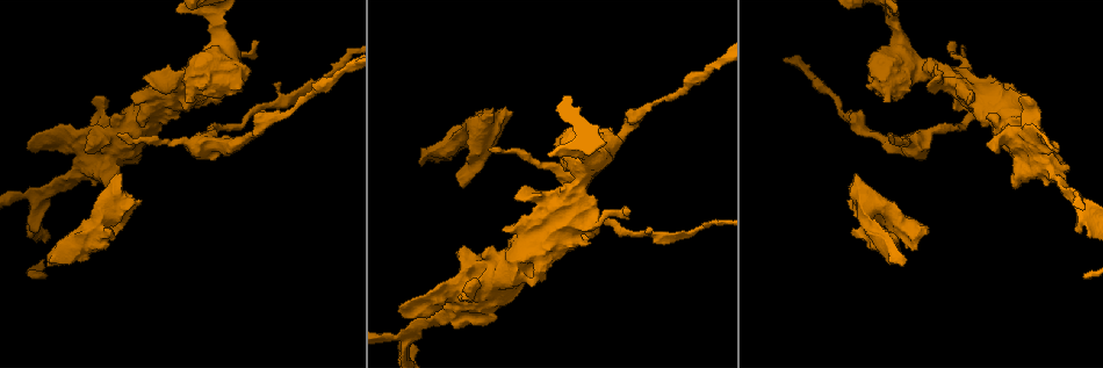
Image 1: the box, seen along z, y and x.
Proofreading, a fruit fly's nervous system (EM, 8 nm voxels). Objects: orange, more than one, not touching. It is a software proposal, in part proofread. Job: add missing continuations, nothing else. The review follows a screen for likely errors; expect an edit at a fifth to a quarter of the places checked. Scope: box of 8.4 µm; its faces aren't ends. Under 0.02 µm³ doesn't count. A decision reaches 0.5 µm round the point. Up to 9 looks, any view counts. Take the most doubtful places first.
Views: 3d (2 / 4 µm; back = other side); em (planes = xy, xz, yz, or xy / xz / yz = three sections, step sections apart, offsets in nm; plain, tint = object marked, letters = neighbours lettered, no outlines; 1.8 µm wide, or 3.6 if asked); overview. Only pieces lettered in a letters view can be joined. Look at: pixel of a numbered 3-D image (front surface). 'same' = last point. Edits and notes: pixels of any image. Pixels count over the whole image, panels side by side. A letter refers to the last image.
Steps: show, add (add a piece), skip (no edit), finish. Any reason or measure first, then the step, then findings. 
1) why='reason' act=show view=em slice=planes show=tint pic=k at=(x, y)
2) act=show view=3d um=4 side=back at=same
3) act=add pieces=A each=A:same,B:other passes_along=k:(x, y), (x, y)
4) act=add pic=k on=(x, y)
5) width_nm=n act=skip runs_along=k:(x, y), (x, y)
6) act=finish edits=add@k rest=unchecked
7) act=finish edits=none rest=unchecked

why='an open end' act=show view=3d um=2 pic=1 at=(217, 102)

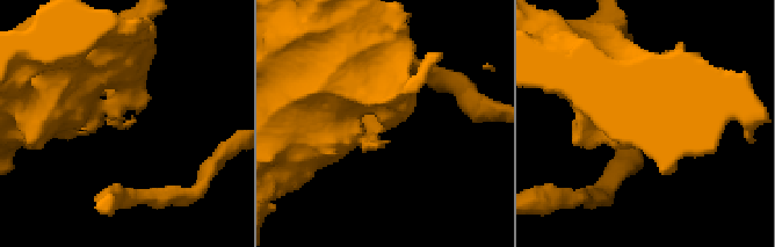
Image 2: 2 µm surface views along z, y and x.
why='need the tissue' act=show view=em slice=planes show=letters pic=2 at=(132, 123)

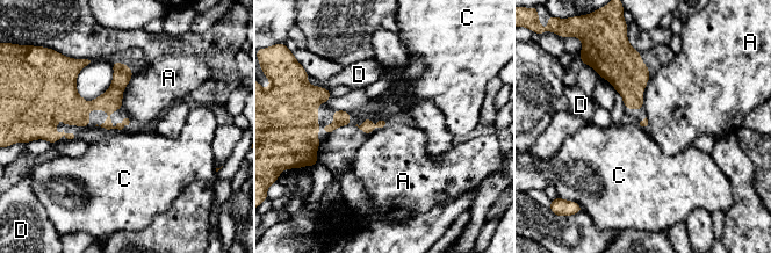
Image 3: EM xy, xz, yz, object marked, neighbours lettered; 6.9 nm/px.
act=skip each=A:other,C:other,D:other border=3:(134, 73), (123, 89), (121, 108) found='no lettered piece goes on from it'

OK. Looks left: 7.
why='thick end' act=show view=em um=3.6 slice=yz step=8 show=letters pic=1 at=(494, 117)

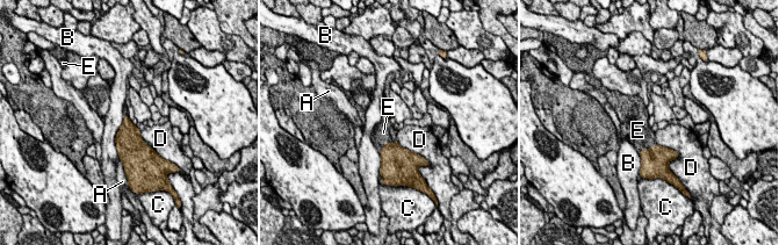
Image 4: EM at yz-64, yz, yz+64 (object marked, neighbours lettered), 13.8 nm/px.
why='another direction' act=show view=em um=3.6 slice=xy step=16 show=letters at=same

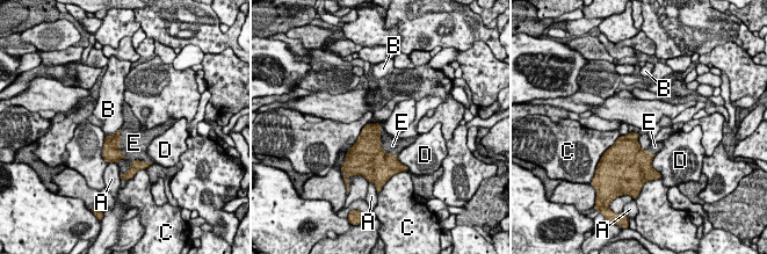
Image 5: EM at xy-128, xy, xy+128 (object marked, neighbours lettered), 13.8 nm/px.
longest_contact=E:460nm act=add pieces=E each=A:other,B:other,C:other,D:other,E:same found='it goes on there'

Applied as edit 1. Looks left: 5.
act=show view=overview

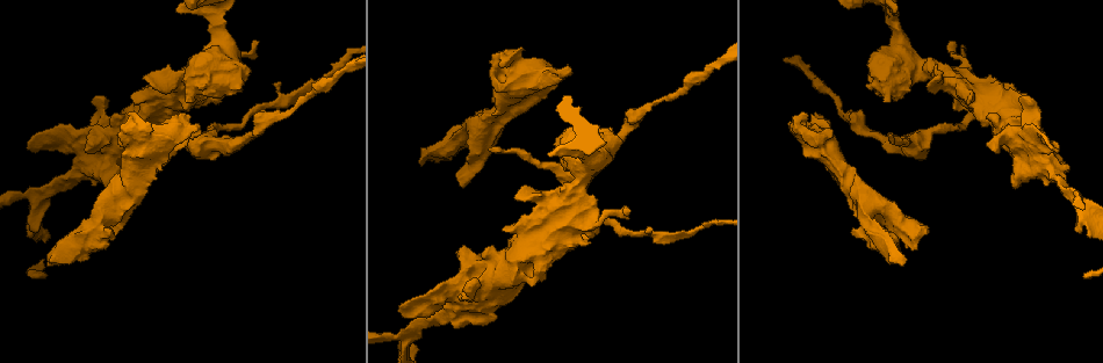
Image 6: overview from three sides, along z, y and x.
why='stops while still wide' act=show view=em slice=planes show=letters pic=6 at=(570, 71)

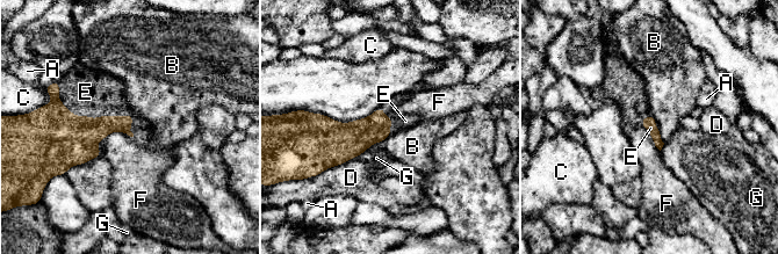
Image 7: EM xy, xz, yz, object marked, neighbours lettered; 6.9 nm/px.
act=add pieces=E each=A:other,B:other,C:other,D:other,E:same,F:other,G:other found='it goes on there'

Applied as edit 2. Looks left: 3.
why='redraw' act=show view=overview

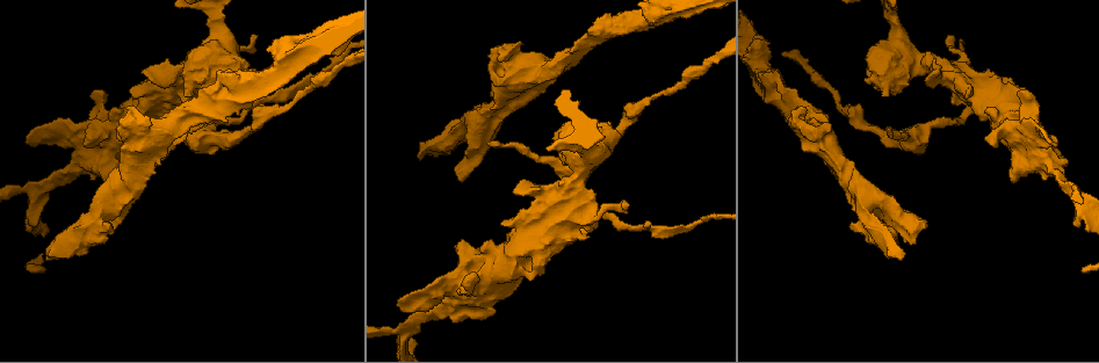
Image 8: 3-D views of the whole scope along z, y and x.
why='branch stops here' act=show view=3d um=4 side=back pic=8 at=(1013, 182)

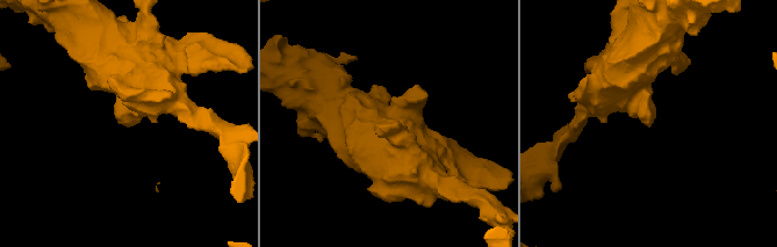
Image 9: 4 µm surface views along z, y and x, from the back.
act=show view=em um=3.6 slice=planes show=letters pic=9 at=(649, 123)

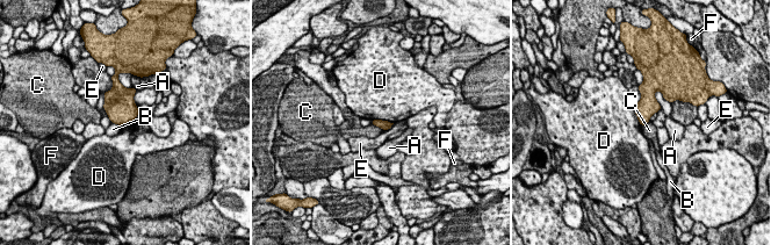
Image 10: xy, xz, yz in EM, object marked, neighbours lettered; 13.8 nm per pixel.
act=skip each=A:other,B:other,C:other,D:other,E:other,F:other border=10:(634, 103), (634, 114), (642, 125) found='none of them fits'

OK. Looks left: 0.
act=finish edits=add@5,add@7 rest=unchecked

